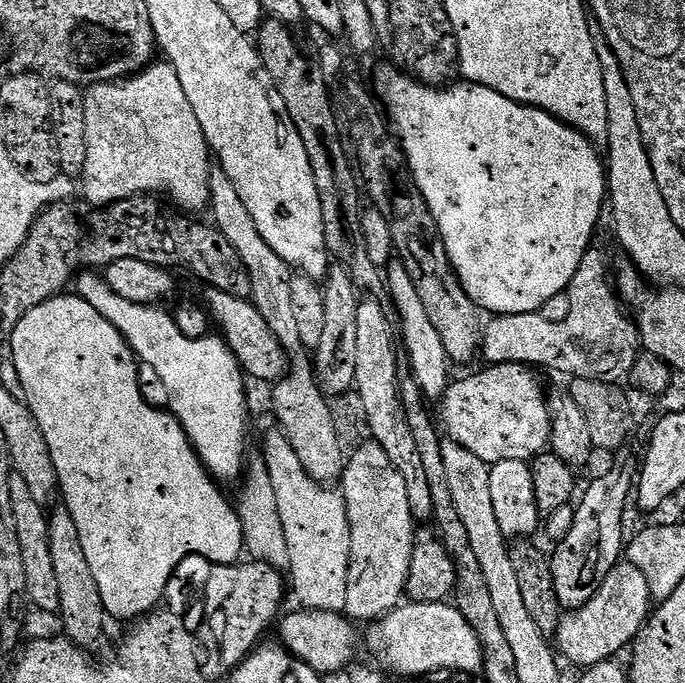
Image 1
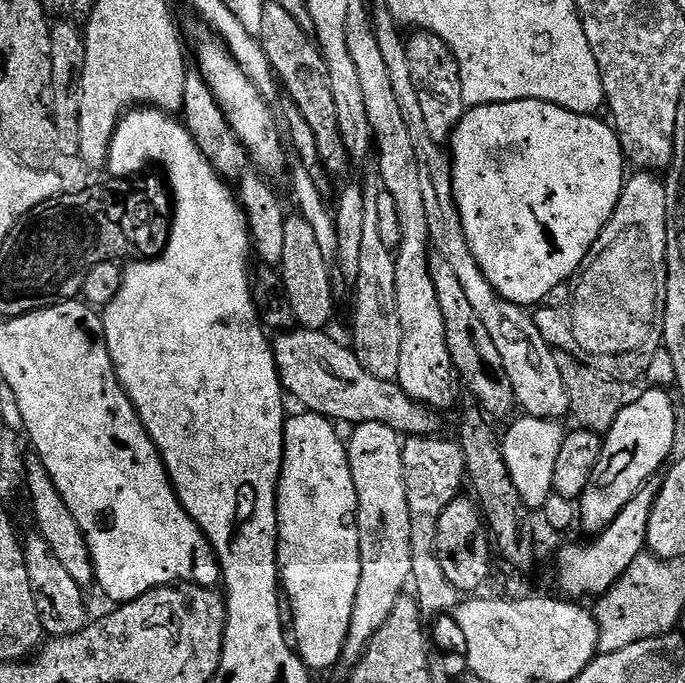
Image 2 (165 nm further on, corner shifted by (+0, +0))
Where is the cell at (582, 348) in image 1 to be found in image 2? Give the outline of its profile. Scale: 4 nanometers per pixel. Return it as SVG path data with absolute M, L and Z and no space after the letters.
M636 170L625 179L624 189L618 198L618 206L614 210L610 222L606 222L602 234L598 234L598 238L594 242L592 251L588 254L588 259L584 261L584 267L580 269L578 275L575 277L570 302L566 302L566 306L562 306L561 308L541 307L539 311L537 311L540 313L535 313L534 316L538 330L542 334L542 338L546 338L546 342L552 349L556 352L565 352L571 356L583 358L588 362L597 362L596 360L612 360L610 375L612 379L620 381L620 383L625 386L631 385L631 380L636 380L639 376L647 374L648 367L650 367L656 360L656 355L661 355L664 342L666 278L668 277L668 239L666 238L666 202L668 201L668 186L661 177L659 180L656 176L659 175L652 170Z

